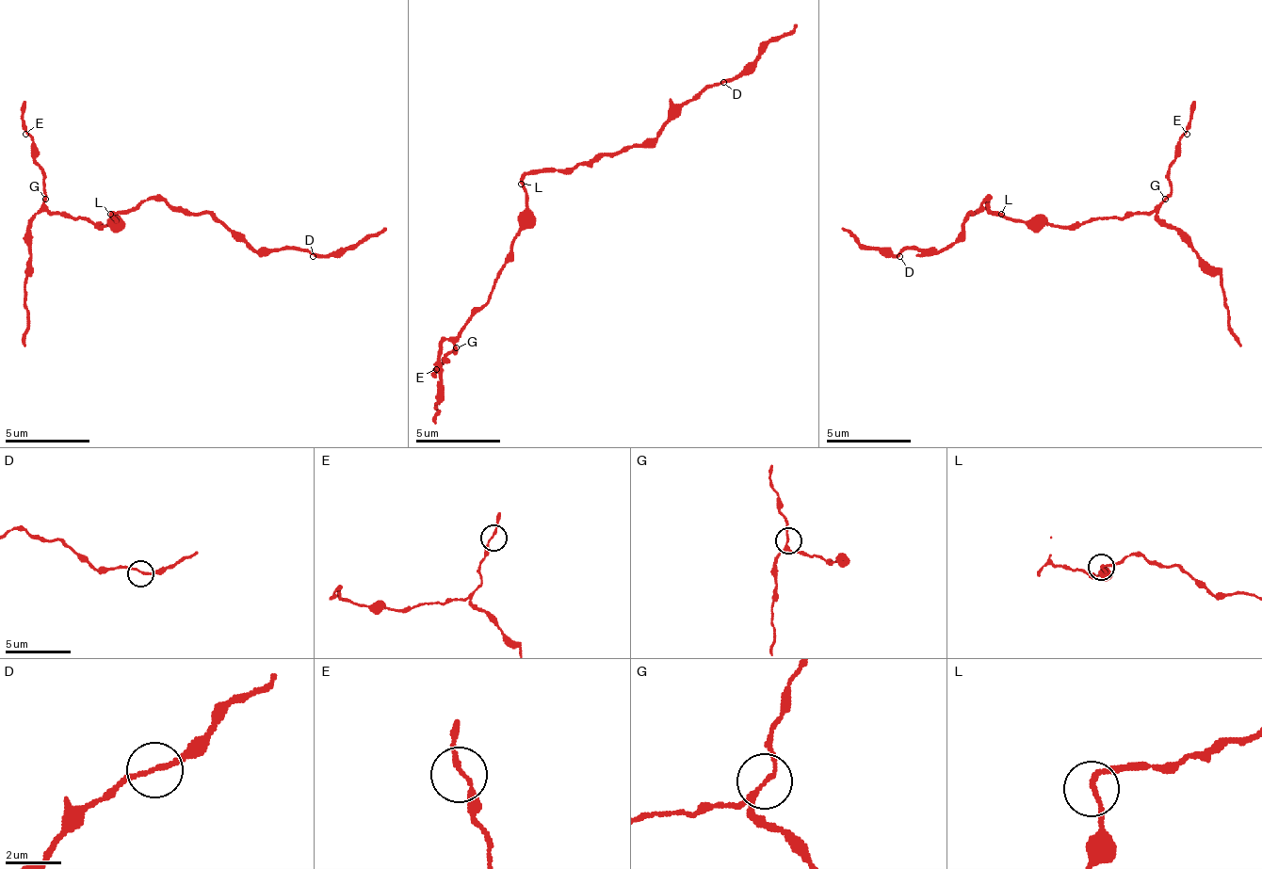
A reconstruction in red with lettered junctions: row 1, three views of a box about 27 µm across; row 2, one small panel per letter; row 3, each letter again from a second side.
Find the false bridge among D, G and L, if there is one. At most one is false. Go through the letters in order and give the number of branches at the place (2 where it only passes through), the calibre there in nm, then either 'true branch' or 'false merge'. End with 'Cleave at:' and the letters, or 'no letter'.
D: 2 | 160 nm | true branch
G: 3 | 160 nm | true branch
L: 2 | 160 nm | true branch
Cleave at: no letter

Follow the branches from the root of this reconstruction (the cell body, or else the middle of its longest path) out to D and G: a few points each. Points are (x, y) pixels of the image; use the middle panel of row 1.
D: (525, 179), (542, 170), (572, 170), (606, 153), (622, 153), (635, 146), (643, 146), (686, 104), (723, 82)
G: (525, 179), (525, 213), (521, 234), (512, 243), (512, 260), (499, 272), (491, 297), (453, 344), (458, 348)

